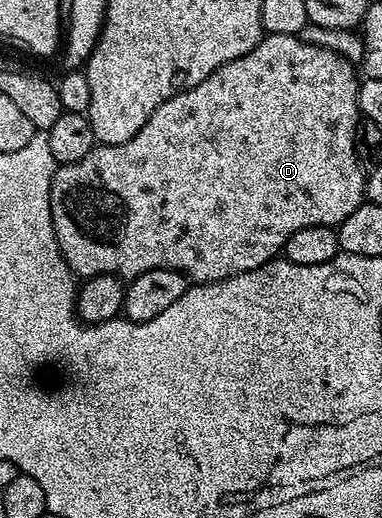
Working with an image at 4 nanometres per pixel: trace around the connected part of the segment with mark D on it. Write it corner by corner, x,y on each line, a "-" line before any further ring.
264,35
257,47
249,50
249,54
233,62
225,62
225,66
213,70
205,82
197,82
197,86
178,92
157,106
149,122
145,122
145,126
141,126
129,142
99,144
92,152
85,154
81,162
56,167
51,183
51,213
57,246
65,262
79,278
113,274
124,282
130,282
154,268
168,268
183,273
188,281
195,284
212,284
268,264
282,253
290,236
297,234
297,230
305,230
305,226
330,228
345,222
345,218
349,218
349,214
365,202
365,169
355,153
355,131
361,119
360,83
361,76
356,65
341,58
341,54
333,54
333,50
325,50
321,46
309,46
298,36

